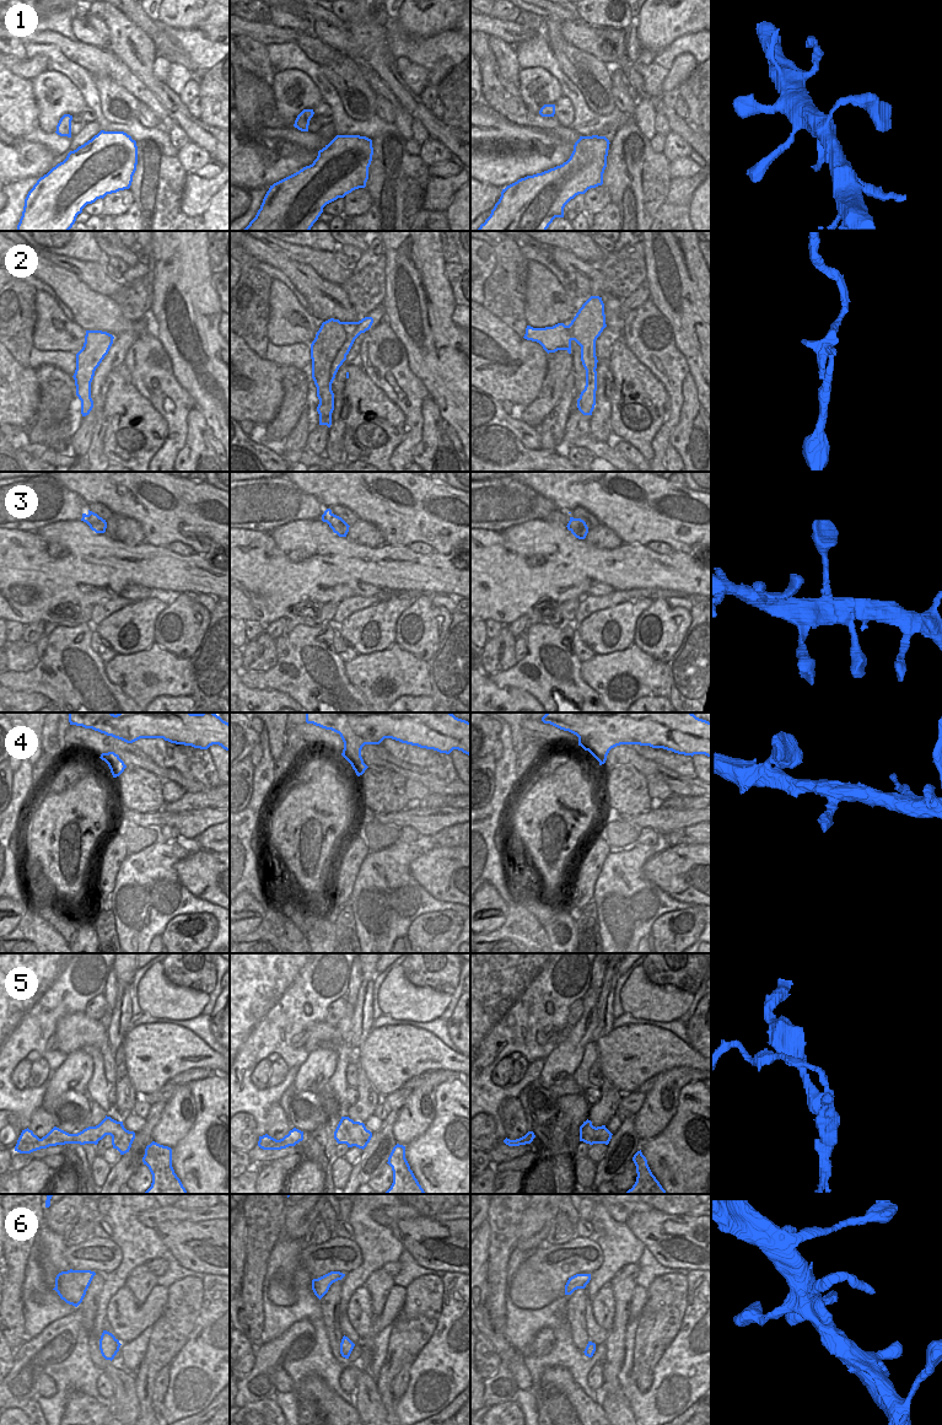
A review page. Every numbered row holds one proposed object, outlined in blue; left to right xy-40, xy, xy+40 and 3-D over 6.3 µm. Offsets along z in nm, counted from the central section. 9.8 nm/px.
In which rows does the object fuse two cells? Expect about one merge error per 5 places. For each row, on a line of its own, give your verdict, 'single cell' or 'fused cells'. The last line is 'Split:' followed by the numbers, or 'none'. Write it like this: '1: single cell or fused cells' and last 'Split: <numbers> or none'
1: single cell
2: fused cells
3: single cell
4: single cell
5: fused cells
6: single cell
Split: 2, 5

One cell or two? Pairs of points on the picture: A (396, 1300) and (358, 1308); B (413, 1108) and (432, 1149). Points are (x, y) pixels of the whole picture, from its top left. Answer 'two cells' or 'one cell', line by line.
A: one cell
B: two cells

